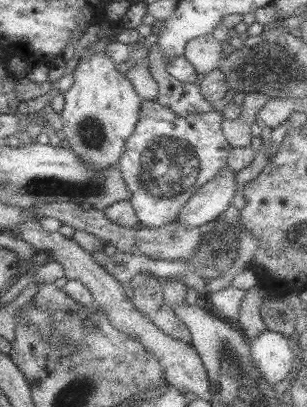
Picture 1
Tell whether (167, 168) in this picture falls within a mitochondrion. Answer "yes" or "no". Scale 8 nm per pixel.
yes

